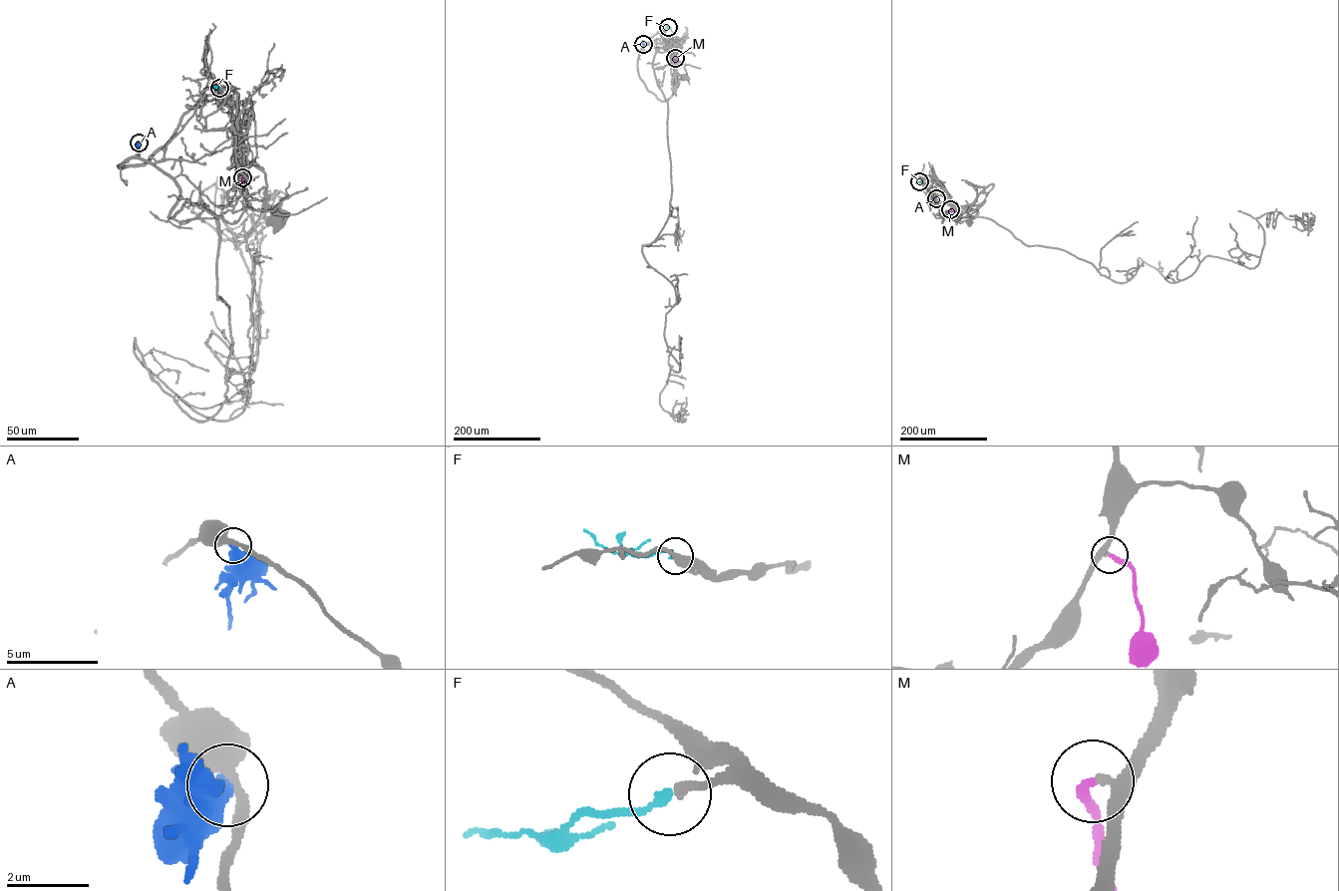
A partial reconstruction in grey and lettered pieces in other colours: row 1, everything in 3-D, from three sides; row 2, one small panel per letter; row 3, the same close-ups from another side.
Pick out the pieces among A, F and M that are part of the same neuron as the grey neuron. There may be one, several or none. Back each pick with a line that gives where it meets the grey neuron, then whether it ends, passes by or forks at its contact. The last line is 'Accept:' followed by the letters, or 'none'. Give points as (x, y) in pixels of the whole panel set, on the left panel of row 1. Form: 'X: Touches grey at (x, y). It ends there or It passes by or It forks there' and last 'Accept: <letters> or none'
F: Touches grey at (219, 88). It ends there
M: Touches grey at (242, 177). It ends there
Accept: F, M

